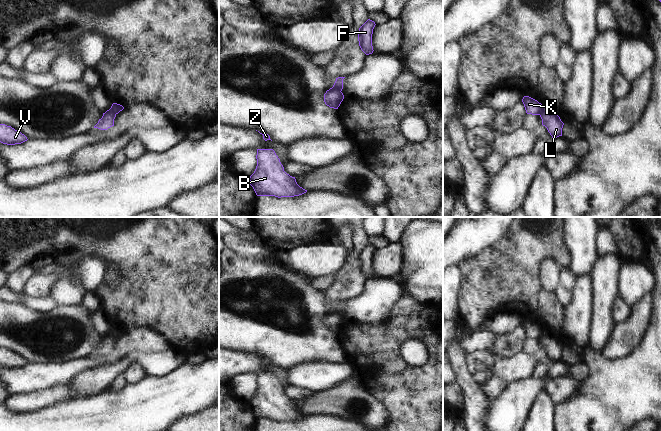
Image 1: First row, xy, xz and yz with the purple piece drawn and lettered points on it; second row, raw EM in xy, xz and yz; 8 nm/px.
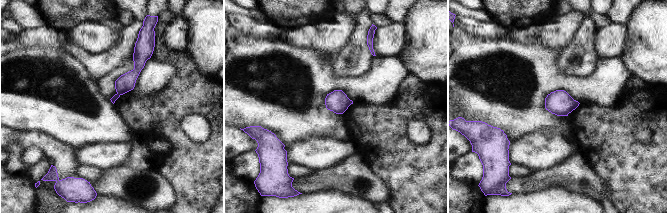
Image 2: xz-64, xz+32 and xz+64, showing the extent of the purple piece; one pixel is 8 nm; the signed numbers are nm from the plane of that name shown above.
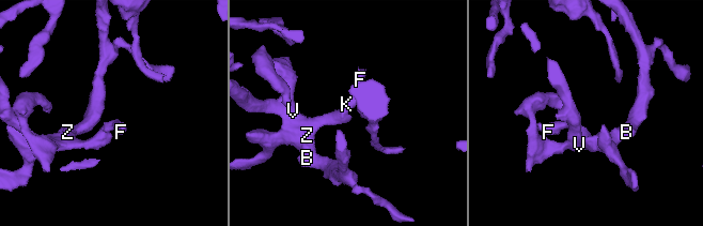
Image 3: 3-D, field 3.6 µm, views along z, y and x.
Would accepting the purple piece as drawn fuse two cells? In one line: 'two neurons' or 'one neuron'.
two neurons

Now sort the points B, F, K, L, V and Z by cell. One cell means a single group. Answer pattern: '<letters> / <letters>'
B L V Z / F K

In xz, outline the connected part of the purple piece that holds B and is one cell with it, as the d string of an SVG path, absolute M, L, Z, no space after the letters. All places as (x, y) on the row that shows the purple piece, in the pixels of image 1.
M257 149L256 159L257 166L249 180L257 196L294 197L307 192L284 171L273 149Z

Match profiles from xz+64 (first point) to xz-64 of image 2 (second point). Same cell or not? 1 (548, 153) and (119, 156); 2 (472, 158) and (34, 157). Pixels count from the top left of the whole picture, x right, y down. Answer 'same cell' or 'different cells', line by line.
1: same cell
2: same cell

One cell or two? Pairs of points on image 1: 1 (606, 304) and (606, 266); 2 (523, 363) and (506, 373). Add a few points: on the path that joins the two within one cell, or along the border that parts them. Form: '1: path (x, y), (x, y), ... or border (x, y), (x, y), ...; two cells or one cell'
1: path (606, 295), (606, 275); one cell
2: path (519, 367), (510, 369); one cell

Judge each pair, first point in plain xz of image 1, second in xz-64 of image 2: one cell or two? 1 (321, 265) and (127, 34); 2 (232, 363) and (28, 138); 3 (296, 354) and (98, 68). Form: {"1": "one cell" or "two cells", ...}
{"1": "two cells", "2": "one cell", "3": "two cells"}

